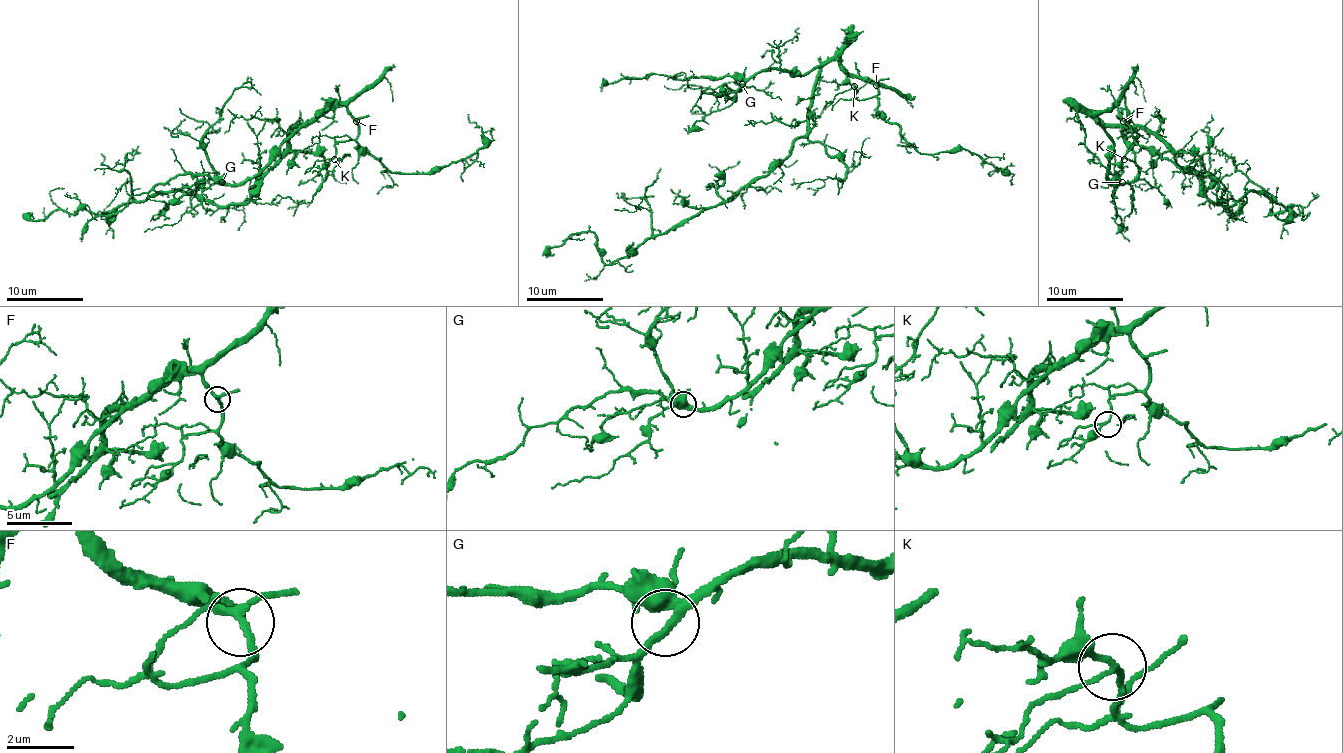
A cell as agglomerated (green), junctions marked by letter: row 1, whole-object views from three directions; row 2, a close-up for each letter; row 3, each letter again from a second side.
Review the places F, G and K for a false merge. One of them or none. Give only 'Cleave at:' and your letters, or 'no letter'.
Cleave at: no letter

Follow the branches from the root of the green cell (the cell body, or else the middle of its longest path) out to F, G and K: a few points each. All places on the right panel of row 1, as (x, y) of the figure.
F: (1164, 145), (1153, 134), (1137, 126), (1105, 126), (1097, 114), (1114, 105), (1124, 120)
G: (1164, 145), (1137, 126), (1108, 126), (1112, 157), (1107, 176), (1112, 184), (1122, 182)
K: (1164, 145), (1137, 126), (1105, 126), (1097, 114), (1112, 105), (1137, 141), (1124, 159)

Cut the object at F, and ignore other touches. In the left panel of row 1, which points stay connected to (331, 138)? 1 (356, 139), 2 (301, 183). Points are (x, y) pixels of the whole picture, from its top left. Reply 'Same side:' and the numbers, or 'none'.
Same side: 1, 2

